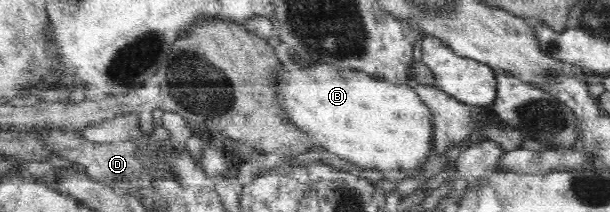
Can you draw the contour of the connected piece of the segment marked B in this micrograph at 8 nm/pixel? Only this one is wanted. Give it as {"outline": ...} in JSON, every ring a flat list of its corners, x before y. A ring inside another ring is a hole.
{"outline":[[292,60,283,63,280,73,277,99,281,107,289,113,291,122,308,133,313,142,328,152,340,158,355,163,365,169,374,168,388,173,391,170,401,170,408,174,413,170,420,170,432,151,431,141,435,140,435,121,432,109,421,100,414,91,413,84,391,84,387,81,363,75,361,71,341,72,333,66,317,68,317,72,307,72]]}

